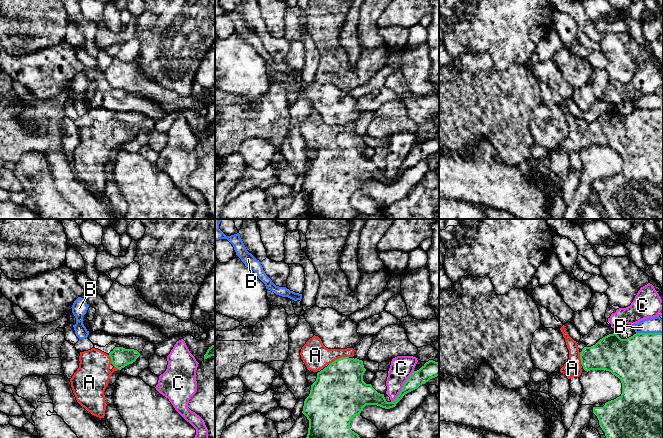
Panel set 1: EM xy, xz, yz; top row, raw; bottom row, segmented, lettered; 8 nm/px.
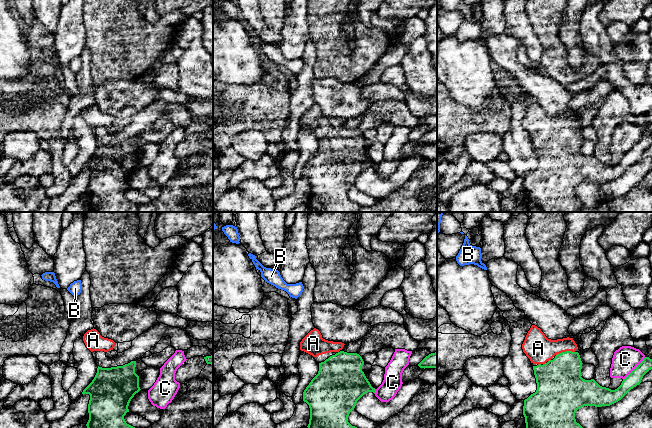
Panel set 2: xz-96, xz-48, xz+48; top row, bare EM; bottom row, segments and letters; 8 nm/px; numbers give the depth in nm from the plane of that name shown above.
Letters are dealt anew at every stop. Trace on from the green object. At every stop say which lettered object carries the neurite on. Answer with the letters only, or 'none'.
A

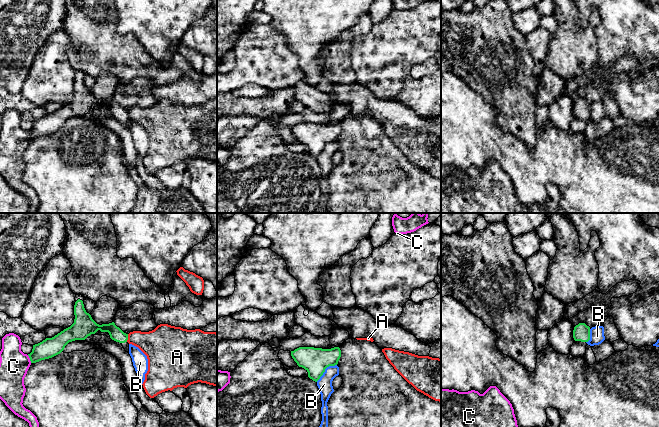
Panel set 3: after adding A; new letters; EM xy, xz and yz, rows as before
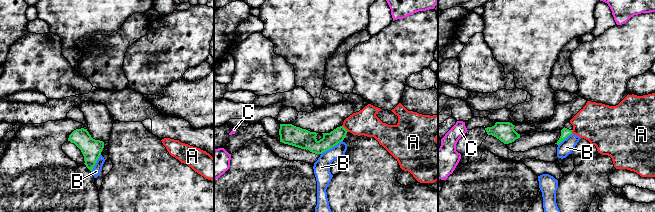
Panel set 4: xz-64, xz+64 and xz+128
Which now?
none

